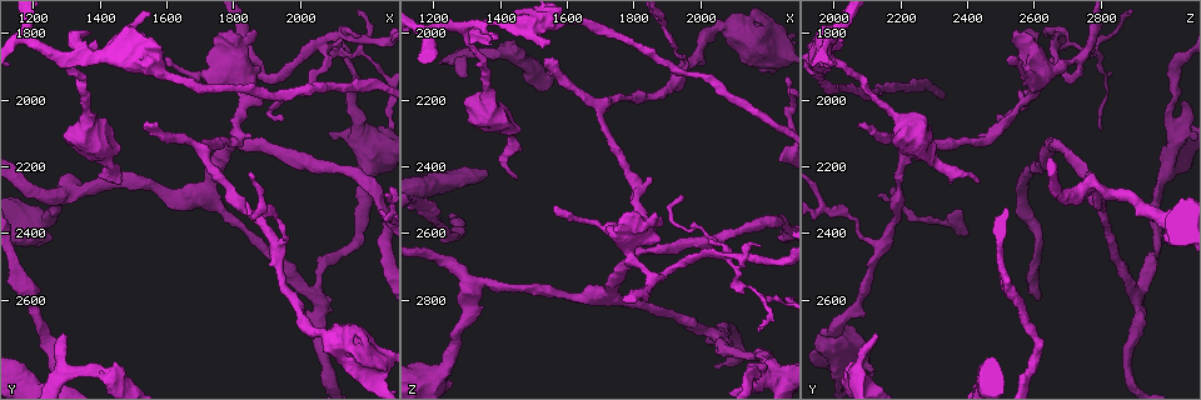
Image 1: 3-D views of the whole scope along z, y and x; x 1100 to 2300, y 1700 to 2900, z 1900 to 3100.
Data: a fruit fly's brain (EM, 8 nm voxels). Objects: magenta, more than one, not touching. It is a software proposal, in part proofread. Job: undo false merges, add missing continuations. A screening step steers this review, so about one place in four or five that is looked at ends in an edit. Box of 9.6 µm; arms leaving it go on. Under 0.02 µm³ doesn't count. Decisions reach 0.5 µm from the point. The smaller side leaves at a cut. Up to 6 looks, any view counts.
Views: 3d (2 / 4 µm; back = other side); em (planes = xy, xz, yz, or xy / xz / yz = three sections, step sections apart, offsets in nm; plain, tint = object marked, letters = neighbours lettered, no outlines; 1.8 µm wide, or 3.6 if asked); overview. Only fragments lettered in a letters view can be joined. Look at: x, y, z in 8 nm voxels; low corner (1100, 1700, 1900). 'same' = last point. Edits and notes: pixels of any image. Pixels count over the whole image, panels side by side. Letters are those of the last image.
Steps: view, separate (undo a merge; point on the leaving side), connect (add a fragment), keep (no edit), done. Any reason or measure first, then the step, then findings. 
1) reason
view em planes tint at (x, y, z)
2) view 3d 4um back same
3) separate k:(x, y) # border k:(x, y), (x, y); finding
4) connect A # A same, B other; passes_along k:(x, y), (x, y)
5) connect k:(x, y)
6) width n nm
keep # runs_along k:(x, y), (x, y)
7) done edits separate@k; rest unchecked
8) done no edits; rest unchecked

branch point
view 3d 2um at (2040, 2580, 2910)

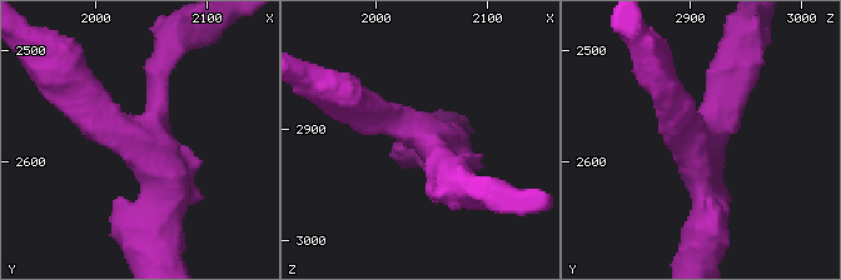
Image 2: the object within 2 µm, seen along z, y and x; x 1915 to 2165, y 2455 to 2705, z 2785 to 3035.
arms 3; arm_widths 220, 280, 320 nm
view em planes letters at (2038, 2580, 2904)

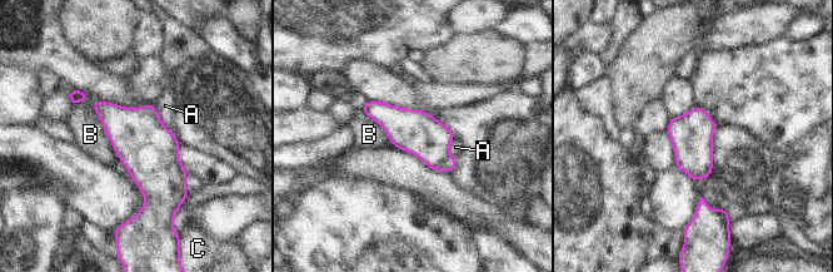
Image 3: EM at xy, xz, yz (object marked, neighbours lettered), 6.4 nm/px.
keep # A other, B other, C other; border 3:(99, 99), (93, 110), (120, 159); all the same neuron

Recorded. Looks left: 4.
branch stops here
view em planes letters at (1450, 2240, 2440)

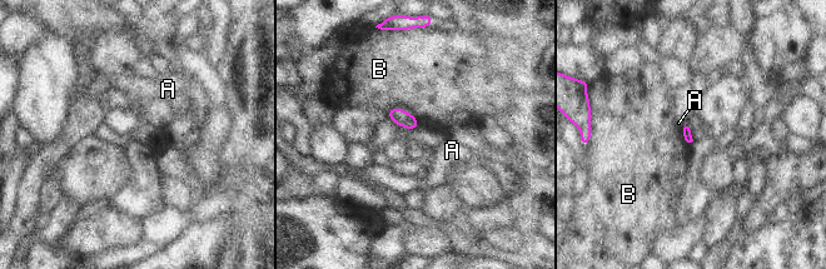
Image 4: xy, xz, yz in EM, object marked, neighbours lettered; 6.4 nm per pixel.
keep # A other, B other; border 4:(687, 121), (682, 125), (681, 135); none of them fits

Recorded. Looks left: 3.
sharp bend
view em planes letters at (1850, 1880, 2740)

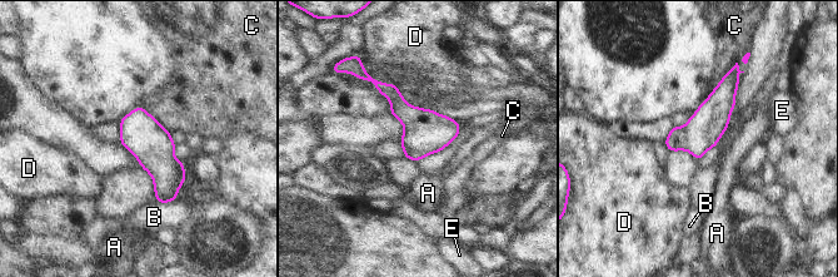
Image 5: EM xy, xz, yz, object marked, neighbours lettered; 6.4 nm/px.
keep # A other, B other, C other, D other, E other; border 5:(738, 63), (723, 75), (714, 88); one neuron here

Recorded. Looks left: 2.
done no edits; rest unchecked

